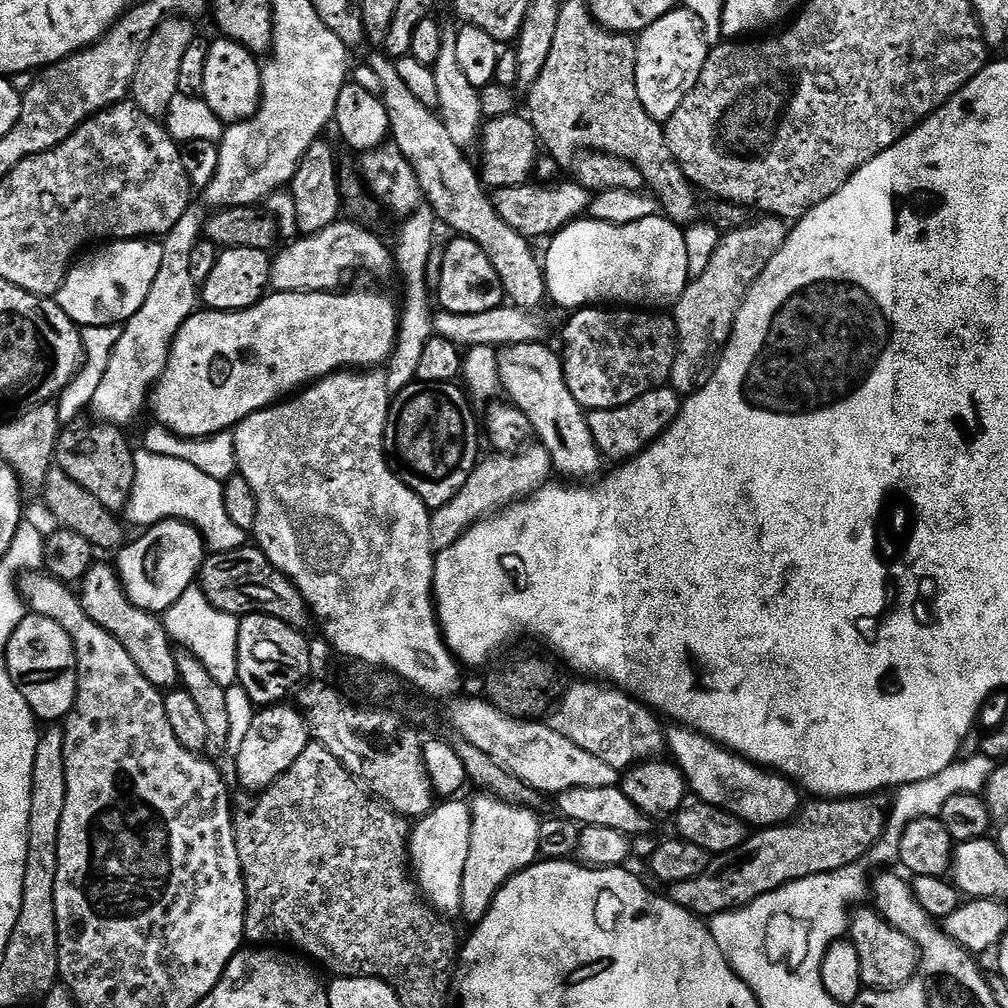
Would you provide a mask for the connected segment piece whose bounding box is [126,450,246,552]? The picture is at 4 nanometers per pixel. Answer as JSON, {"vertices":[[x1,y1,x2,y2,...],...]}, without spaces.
{"vertices":[[143,450,134,455,134,484,128,499,126,520,128,524,137,524,140,530,164,520,185,520,200,531,205,545,212,552,238,550,246,544,246,534,234,526,230,514,226,514,221,481,210,478,210,474,202,474,198,466,182,462,182,458,166,458,162,454,150,454]]}

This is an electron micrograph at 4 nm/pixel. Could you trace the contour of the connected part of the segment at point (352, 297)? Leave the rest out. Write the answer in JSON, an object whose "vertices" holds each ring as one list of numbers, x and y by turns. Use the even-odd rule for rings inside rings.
{"vertices":[[272,292,265,295,254,306,243,308,241,312,218,312,215,310,197,310,188,321,181,326,178,334,172,339,172,347,168,349,168,365,150,393,150,412,157,425,168,428,176,436,186,436,189,440,198,440,202,436,217,436,220,432,235,429,250,414,263,408,269,408,285,398,291,397,297,390,321,380,323,376,331,376,341,370,372,370,391,357,396,346,396,331,400,325,398,304,380,292]]}

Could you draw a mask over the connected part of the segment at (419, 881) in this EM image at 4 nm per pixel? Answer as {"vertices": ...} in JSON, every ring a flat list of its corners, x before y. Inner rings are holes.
{"vertices":[[448,798,440,803,427,816,421,816,415,821,408,837,408,858,420,895,437,913,452,918,452,915,460,912,462,874,466,866,466,854,470,850,472,810,460,798]]}

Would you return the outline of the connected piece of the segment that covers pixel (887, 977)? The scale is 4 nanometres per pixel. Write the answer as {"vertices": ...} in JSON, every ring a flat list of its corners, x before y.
{"vertices":[[860,906,851,913,847,935,858,950,858,962,862,962,862,982,868,990,900,988,916,972,918,944,907,931,896,928,876,910]]}

